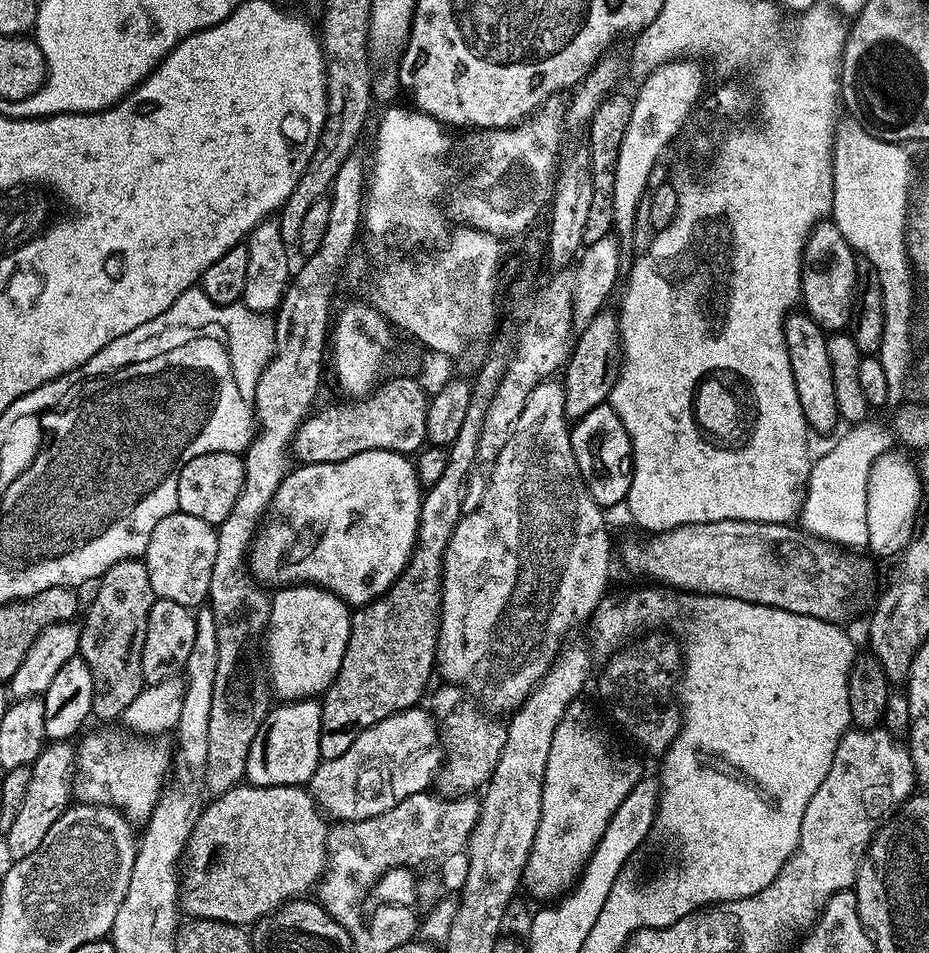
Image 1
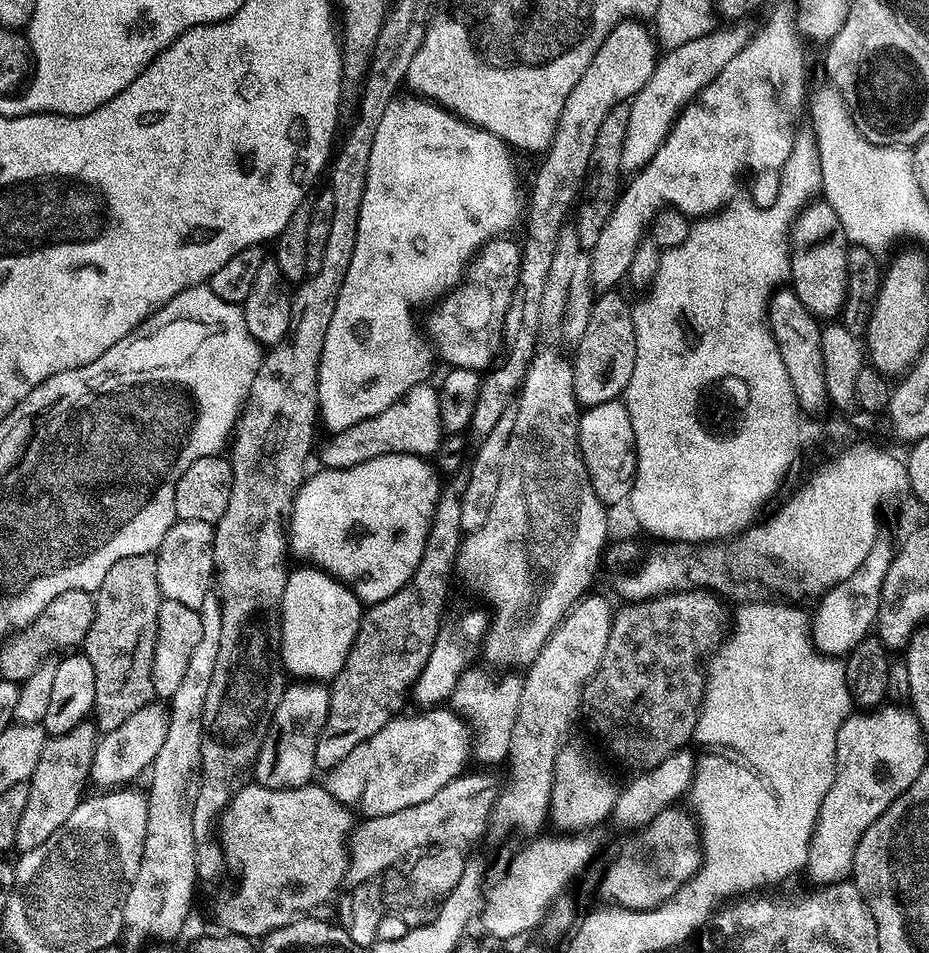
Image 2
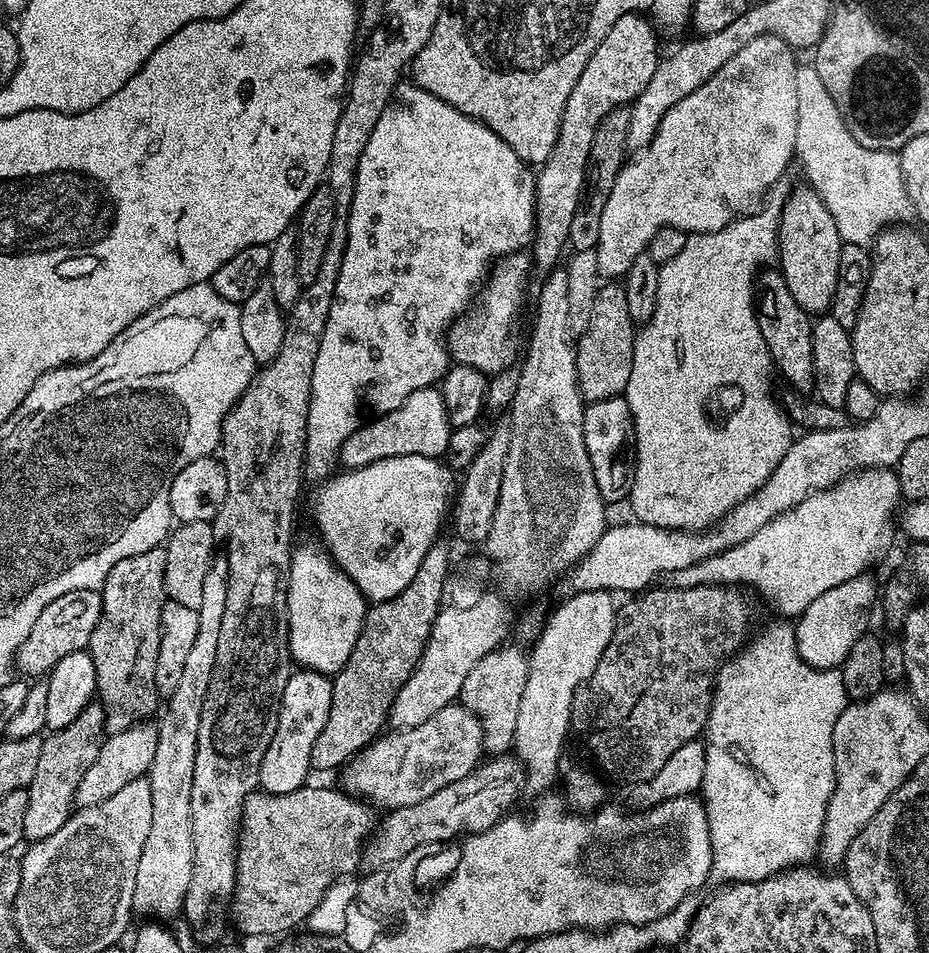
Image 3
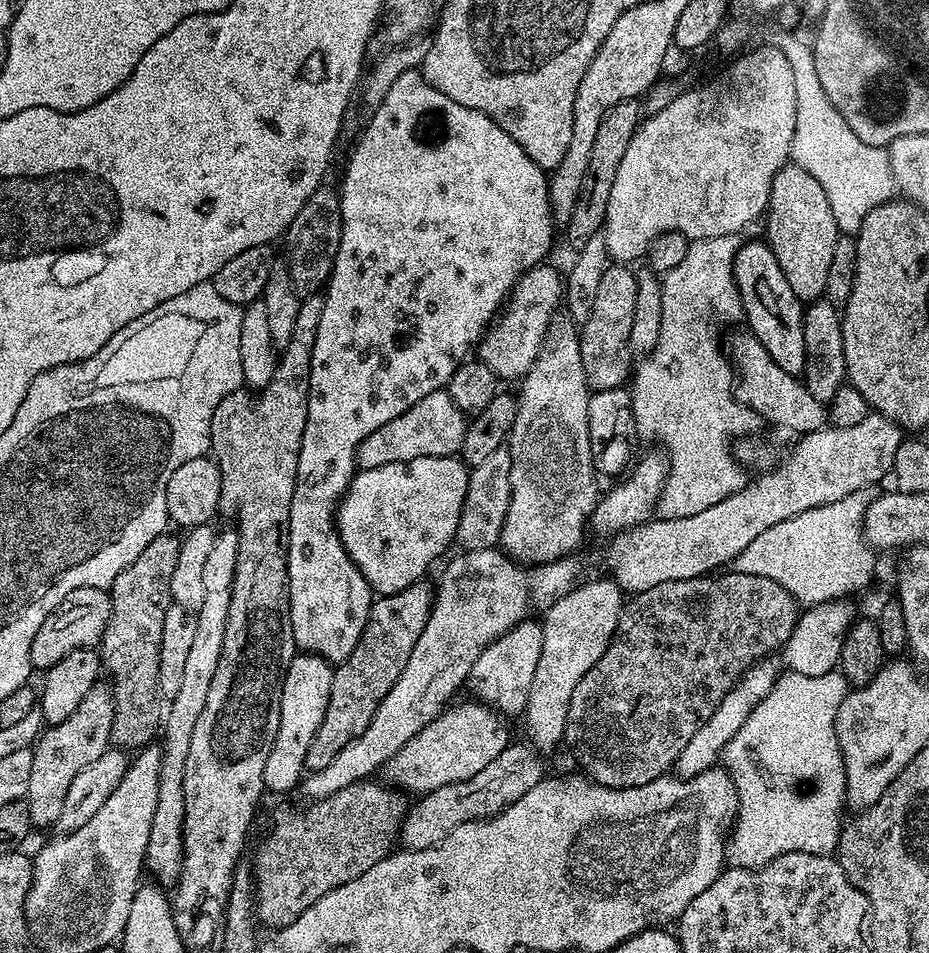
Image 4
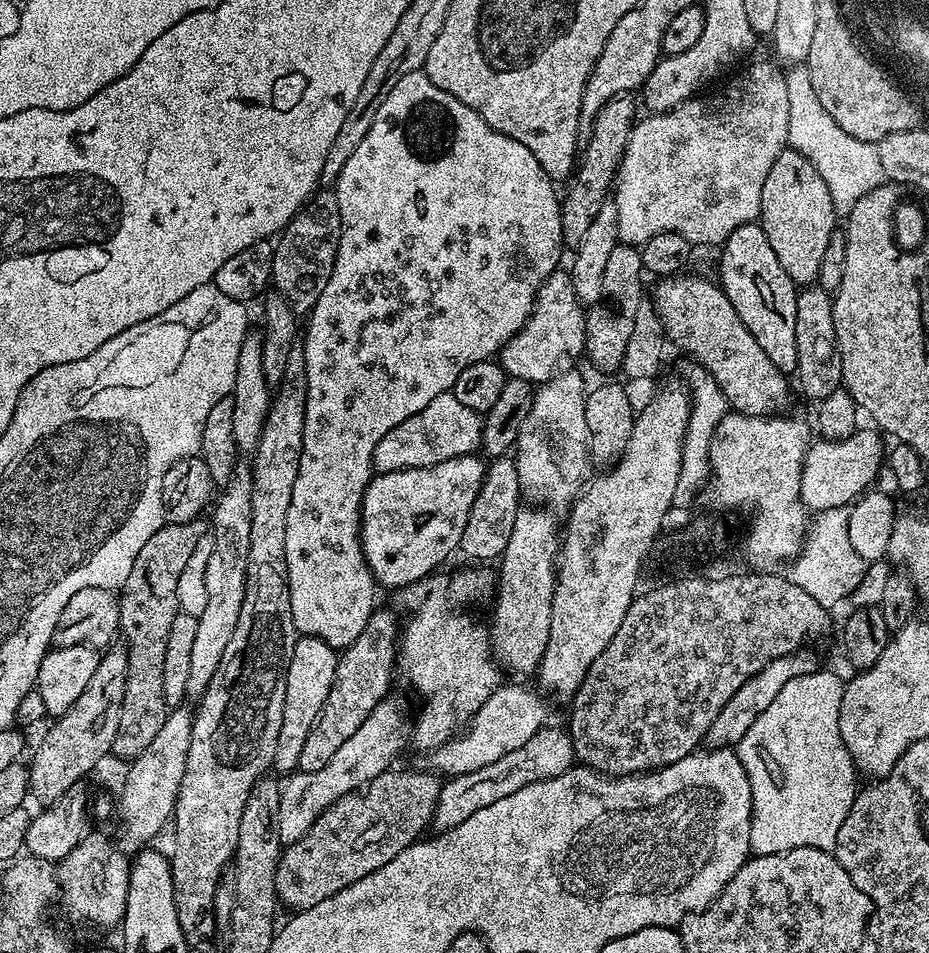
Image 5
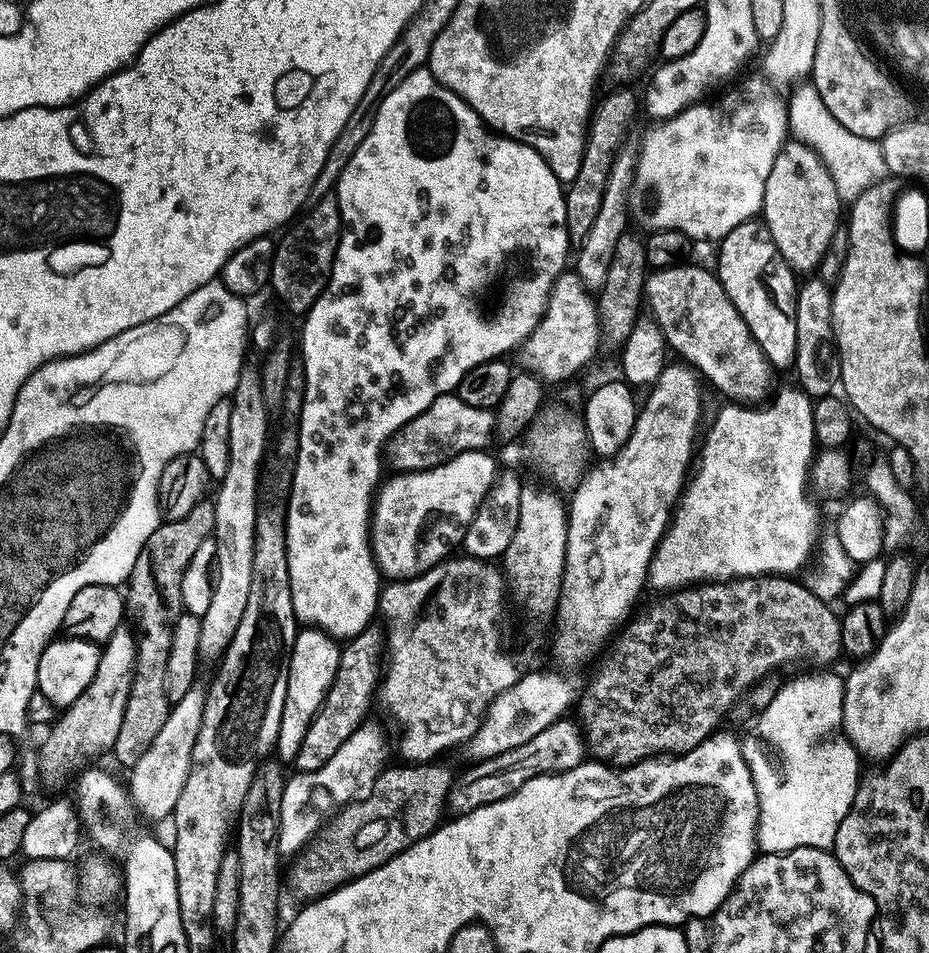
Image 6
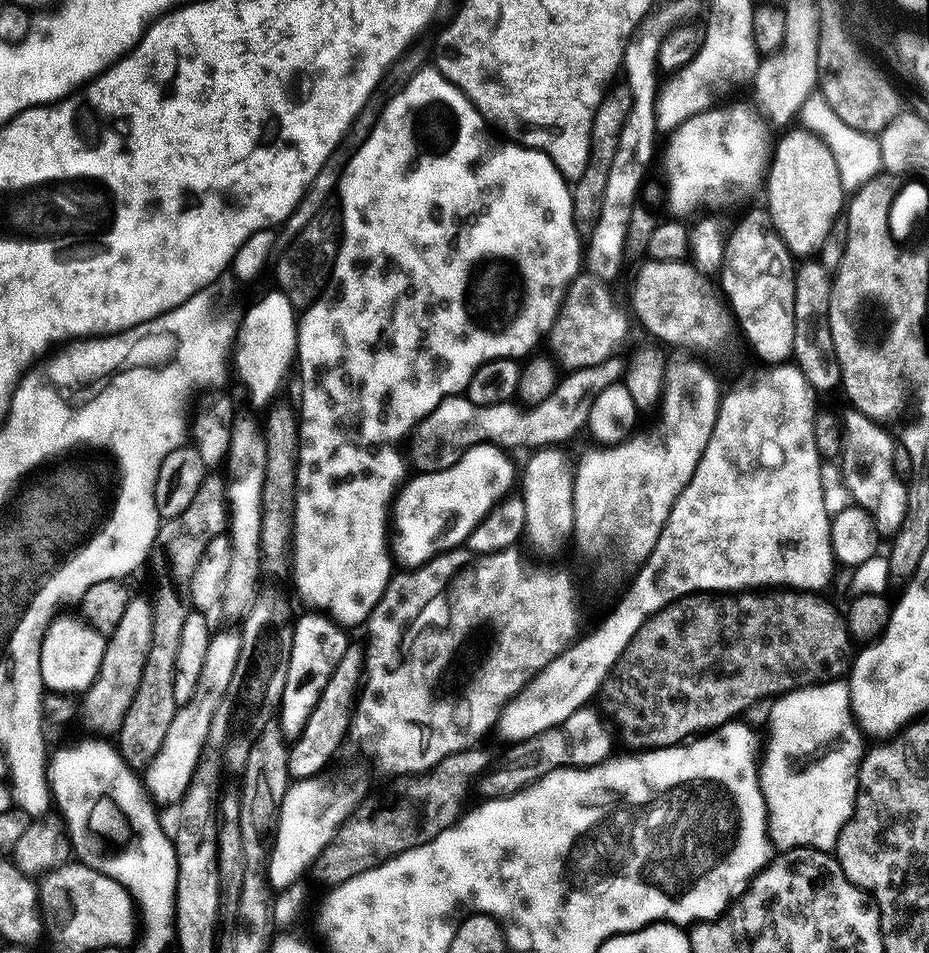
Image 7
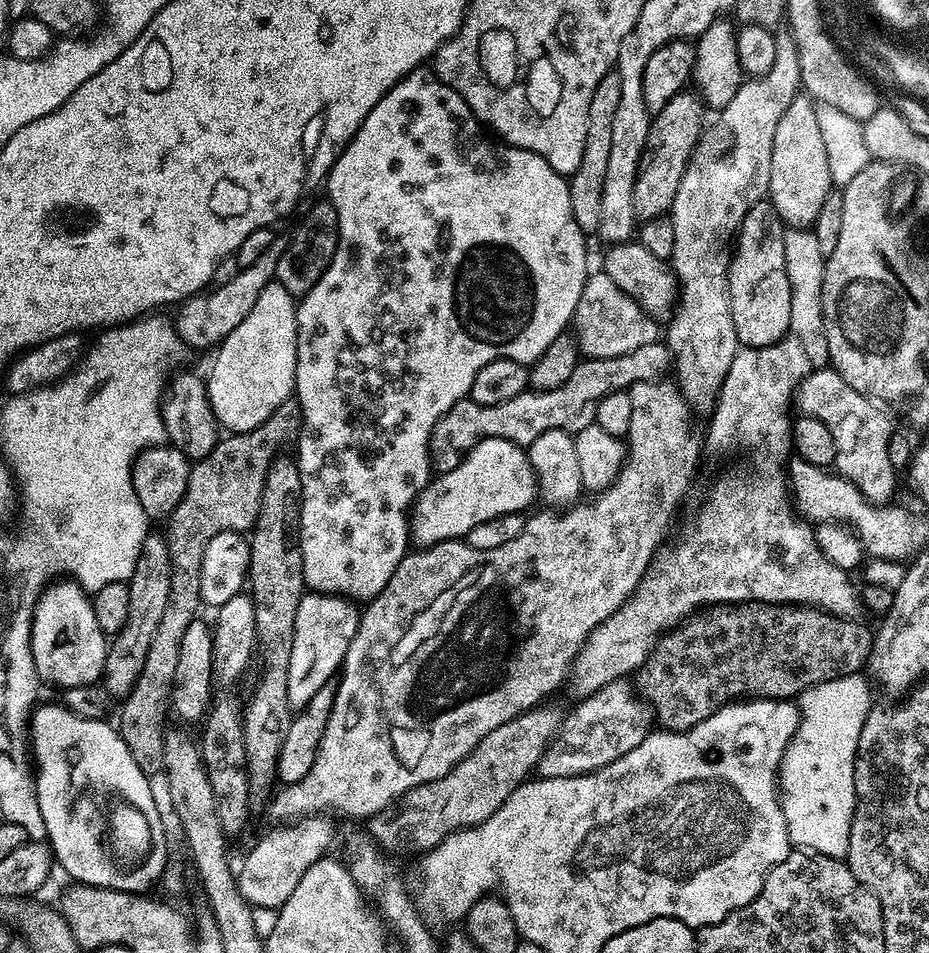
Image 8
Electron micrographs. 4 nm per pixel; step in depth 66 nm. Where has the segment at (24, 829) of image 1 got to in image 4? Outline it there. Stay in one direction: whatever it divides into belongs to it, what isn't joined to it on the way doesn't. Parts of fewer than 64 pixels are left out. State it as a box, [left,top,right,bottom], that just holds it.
[27,682,114,829]

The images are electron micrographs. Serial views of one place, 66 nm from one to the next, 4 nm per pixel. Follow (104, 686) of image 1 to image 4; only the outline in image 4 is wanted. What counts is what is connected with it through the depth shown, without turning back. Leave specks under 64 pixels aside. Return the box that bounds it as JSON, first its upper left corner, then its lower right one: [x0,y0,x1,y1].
[98,534,181,750]

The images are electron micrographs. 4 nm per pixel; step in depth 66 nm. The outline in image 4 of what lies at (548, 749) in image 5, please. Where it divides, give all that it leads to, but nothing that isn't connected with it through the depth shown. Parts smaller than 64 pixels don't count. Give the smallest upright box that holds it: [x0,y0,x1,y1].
[399,743,544,850]

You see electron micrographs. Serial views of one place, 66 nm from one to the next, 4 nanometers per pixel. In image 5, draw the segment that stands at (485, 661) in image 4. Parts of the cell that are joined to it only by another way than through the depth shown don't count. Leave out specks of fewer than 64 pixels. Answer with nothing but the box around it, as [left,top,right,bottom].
[490,506,562,676]

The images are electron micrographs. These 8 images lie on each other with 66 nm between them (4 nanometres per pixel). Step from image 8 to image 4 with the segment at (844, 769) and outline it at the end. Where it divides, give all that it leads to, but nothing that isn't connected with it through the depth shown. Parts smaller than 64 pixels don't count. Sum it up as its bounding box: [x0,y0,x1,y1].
[722,670,850,868]

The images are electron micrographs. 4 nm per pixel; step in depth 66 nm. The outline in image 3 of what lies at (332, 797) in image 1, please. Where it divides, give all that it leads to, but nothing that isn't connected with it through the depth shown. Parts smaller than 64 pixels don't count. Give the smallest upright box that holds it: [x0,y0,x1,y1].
[342,702,484,809]

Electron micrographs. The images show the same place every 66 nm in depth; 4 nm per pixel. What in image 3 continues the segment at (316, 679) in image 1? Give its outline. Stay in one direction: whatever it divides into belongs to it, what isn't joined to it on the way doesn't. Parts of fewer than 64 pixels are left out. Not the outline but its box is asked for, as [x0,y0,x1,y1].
[288,547,369,674]

